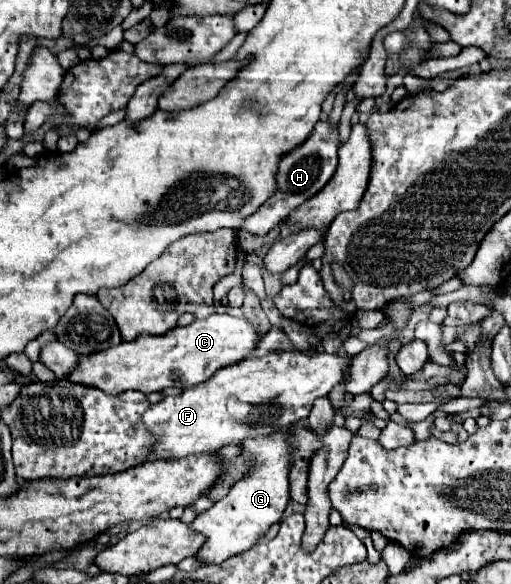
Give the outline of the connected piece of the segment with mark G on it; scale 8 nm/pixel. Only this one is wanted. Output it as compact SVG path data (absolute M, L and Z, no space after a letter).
M271 434L261 438L245 438L241 442L243 448L249 452L255 466L251 468L249 476L239 480L229 494L215 502L209 510L199 514L189 528L197 534L205 536L203 546L199 548L197 560L201 564L221 564L227 558L241 554L255 546L255 542L265 536L271 524L281 520L281 514L289 502L289 466L291 466L291 452L285 434Z

